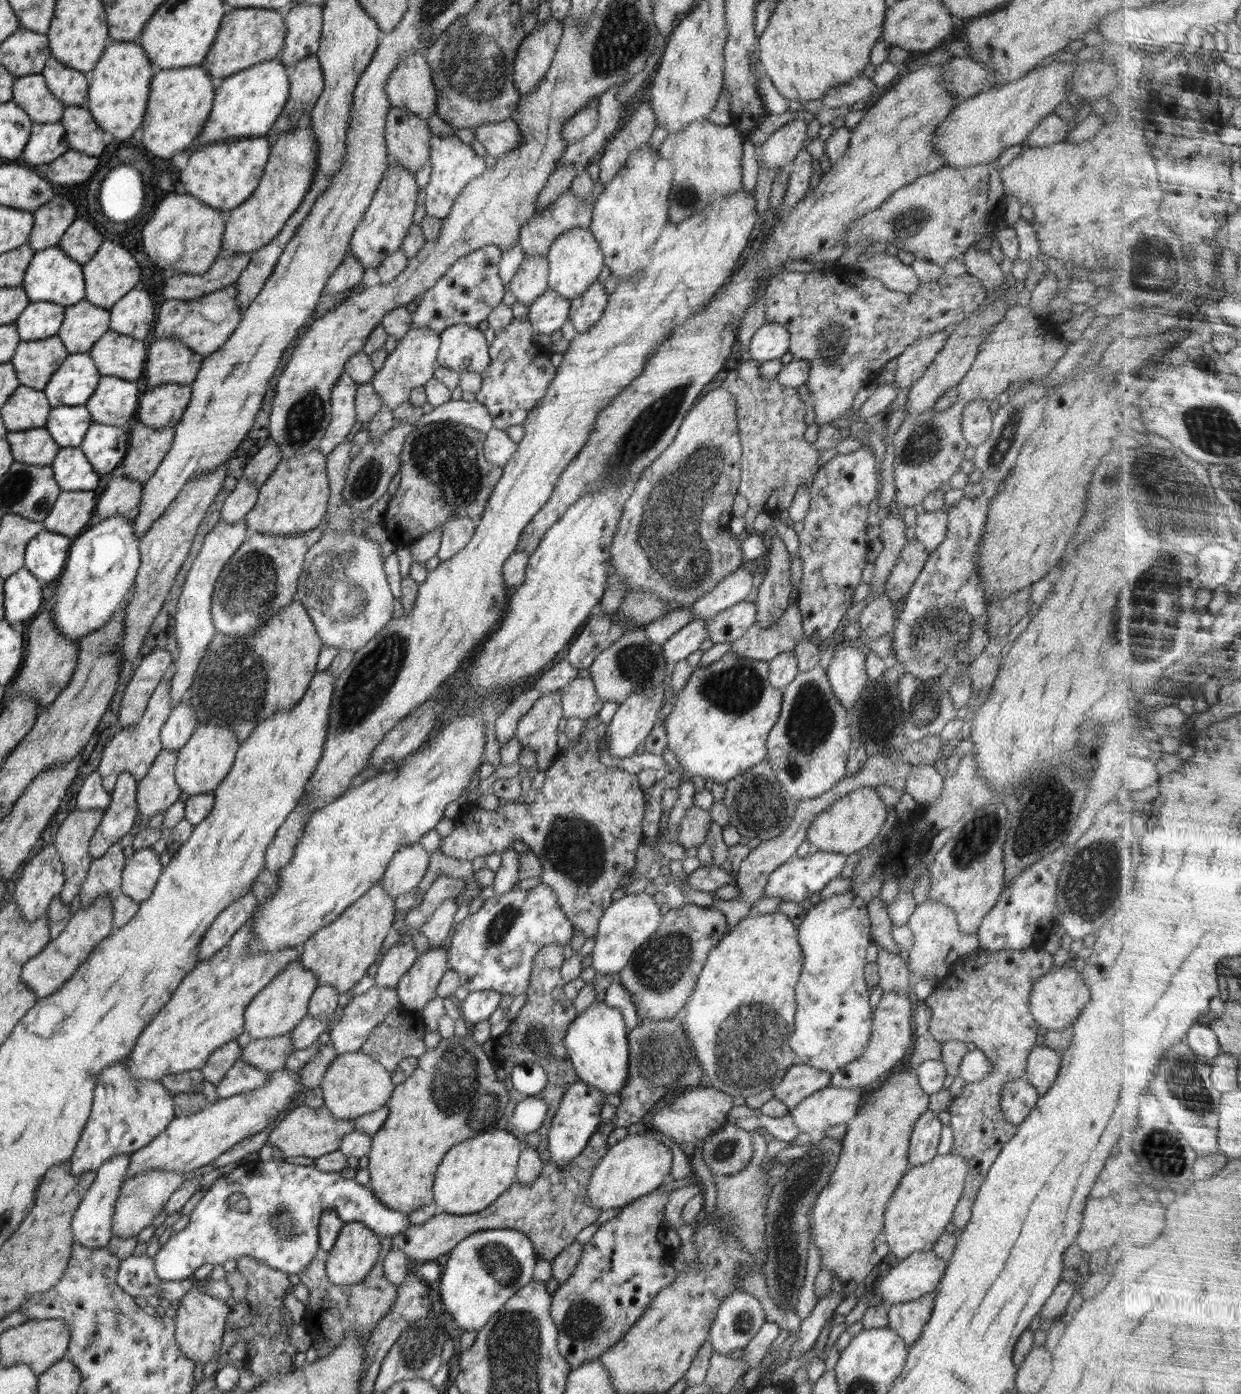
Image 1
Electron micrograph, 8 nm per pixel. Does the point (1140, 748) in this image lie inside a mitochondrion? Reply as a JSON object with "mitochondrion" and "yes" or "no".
{"mitochondrion":"no"}

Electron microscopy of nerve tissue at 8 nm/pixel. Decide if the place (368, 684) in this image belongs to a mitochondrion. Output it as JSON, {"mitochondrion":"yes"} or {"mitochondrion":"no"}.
{"mitochondrion":"yes"}

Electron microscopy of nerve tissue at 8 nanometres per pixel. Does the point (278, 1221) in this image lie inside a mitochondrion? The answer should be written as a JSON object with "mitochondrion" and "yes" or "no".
{"mitochondrion":"yes"}

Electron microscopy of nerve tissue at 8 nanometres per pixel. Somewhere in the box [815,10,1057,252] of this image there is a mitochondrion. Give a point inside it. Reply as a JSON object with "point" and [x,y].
{"point":[911,220]}

